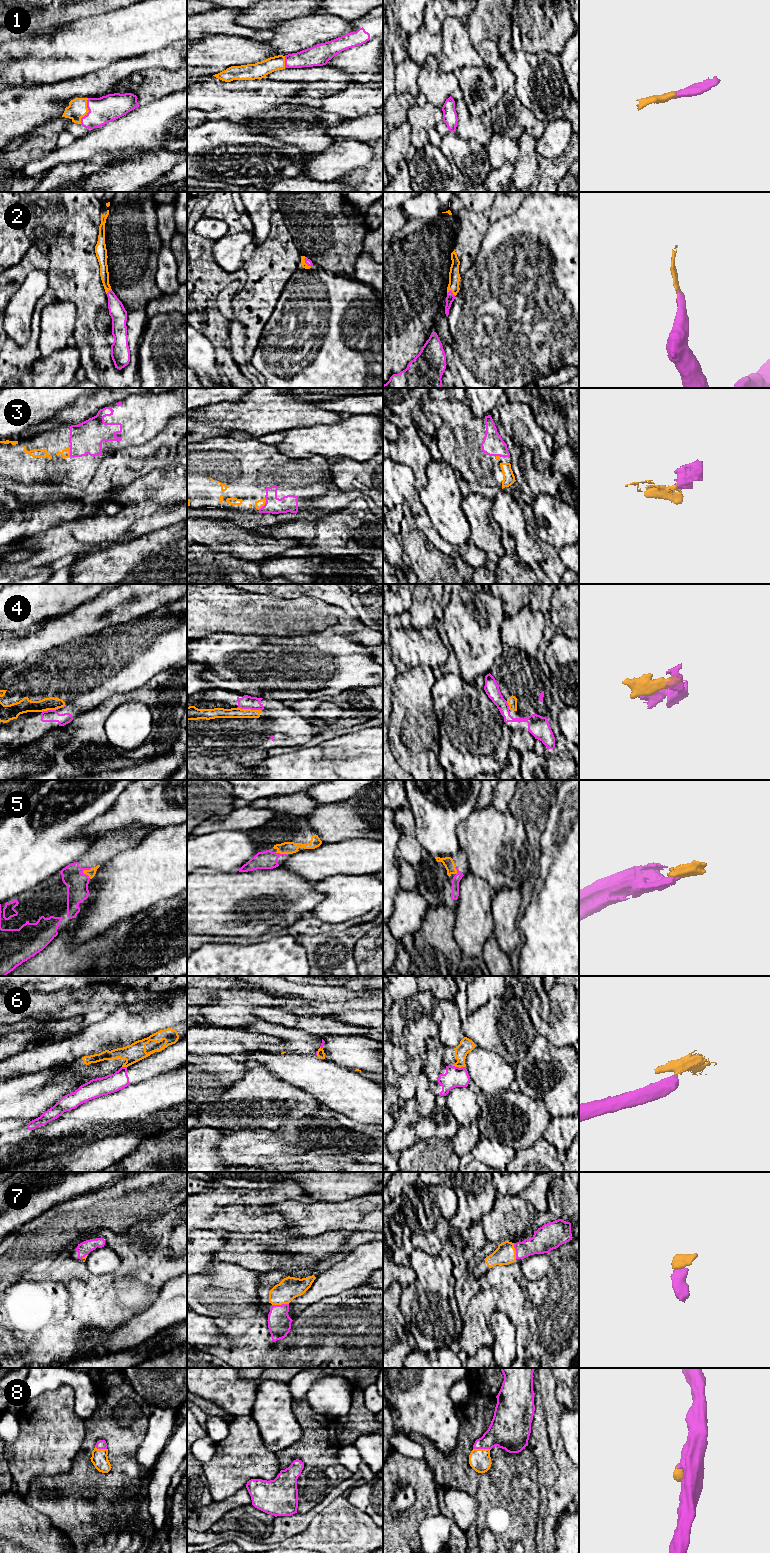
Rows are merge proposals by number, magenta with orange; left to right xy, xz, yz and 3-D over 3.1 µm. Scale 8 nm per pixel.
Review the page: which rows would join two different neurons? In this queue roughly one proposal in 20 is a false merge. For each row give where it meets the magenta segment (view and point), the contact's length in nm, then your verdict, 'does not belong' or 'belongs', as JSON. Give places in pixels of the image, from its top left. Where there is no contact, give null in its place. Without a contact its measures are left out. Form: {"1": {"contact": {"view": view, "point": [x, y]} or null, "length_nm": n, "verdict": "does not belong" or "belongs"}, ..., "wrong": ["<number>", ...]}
{"1": {"contact": {"view": "xy", "point": [89, 111]}, "length_nm": 220, "verdict": "belongs"}, "2": {"contact": {"view": "yz", "point": [451, 291]}, "length_nm": 80, "verdict": "belongs"}, "3": {"contact": {"view": "xz", "point": [265, 504]}, "length_nm": 110, "verdict": "belongs"}, "4": {"contact": {"view": "xz", "point": [249, 708]}, "length_nm": 190, "verdict": "belongs"}, "5": {"contact": {"view": "xy", "point": [85, 874]}, "length_nm": 90, "verdict": "belongs"}, "6": {"contact": {"view": "yz", "point": [458, 1067]}, "length_nm": 110, "verdict": "does not belong"}, "7": {"contact": {"view": "xz", "point": [280, 1305]}, "length_nm": 140, "verdict": "belongs"}, "8": {"contact": {"view": "yz", "point": [482, 1448]}, "length_nm": 140, "verdict": "belongs"}, "wrong": ["6"]}

